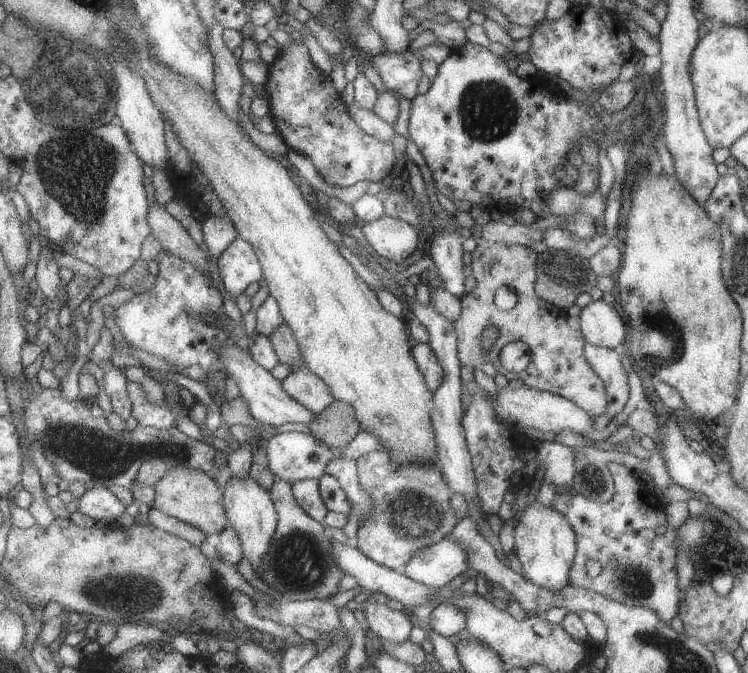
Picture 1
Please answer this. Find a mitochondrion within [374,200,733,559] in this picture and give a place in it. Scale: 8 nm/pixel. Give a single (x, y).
(662, 343)

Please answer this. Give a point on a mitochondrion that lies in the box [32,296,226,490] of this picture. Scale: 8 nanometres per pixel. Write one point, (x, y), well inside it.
(88, 448)

